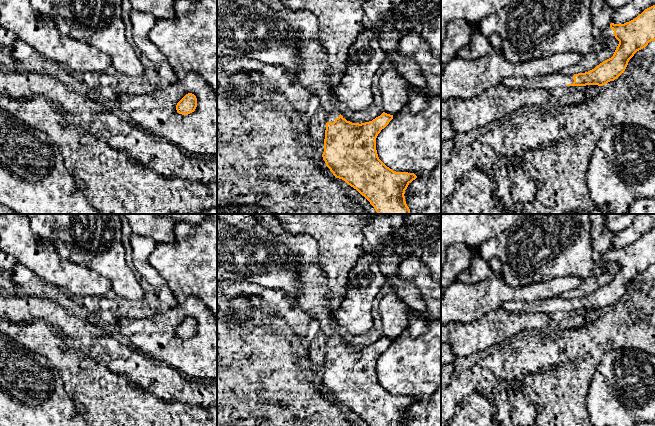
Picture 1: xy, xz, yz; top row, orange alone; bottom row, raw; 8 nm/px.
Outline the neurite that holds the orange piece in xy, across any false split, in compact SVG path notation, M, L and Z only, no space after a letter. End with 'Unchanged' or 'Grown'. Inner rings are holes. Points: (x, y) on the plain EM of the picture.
M186 318L176 329L179 338L188 339L195 335L197 331L197 322L194 318Z. Unchanged

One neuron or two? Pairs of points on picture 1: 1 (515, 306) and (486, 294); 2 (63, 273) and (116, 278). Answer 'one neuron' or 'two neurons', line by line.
1: two neurons
2: two neurons

